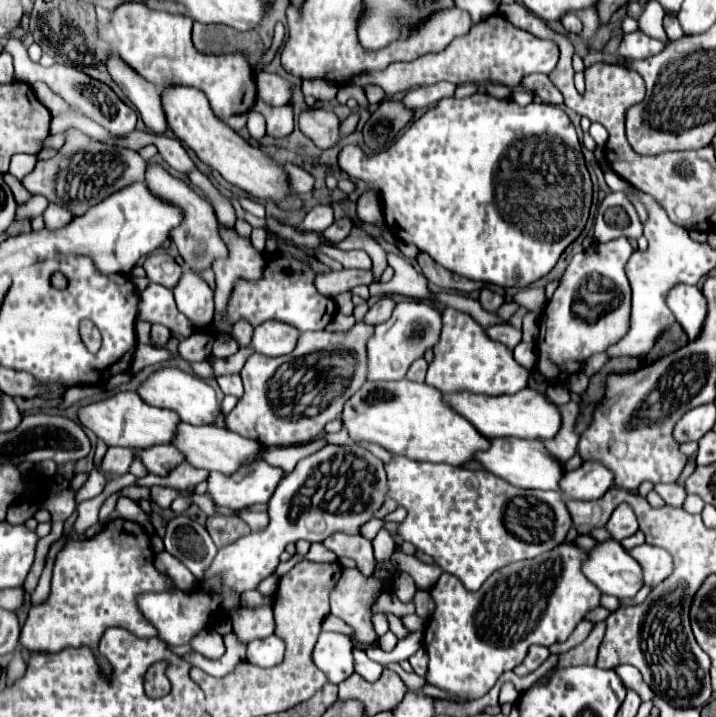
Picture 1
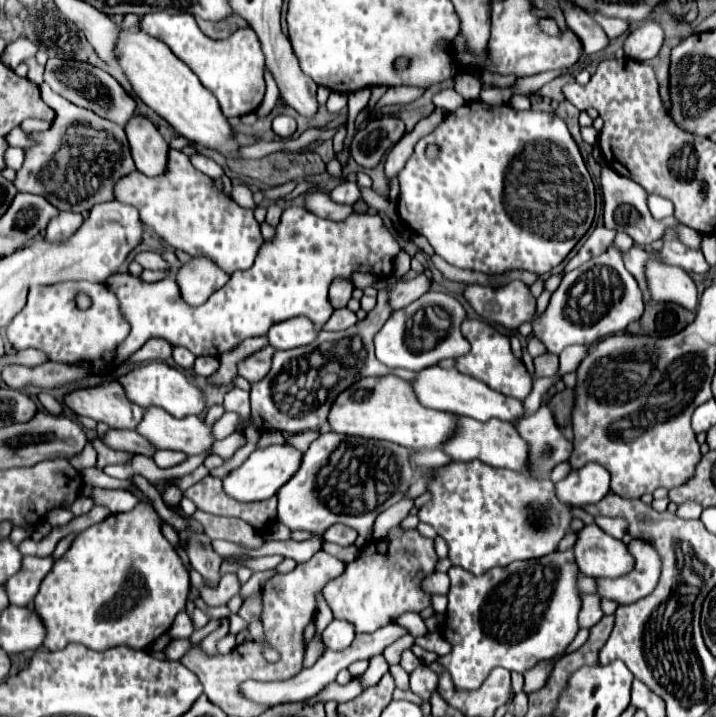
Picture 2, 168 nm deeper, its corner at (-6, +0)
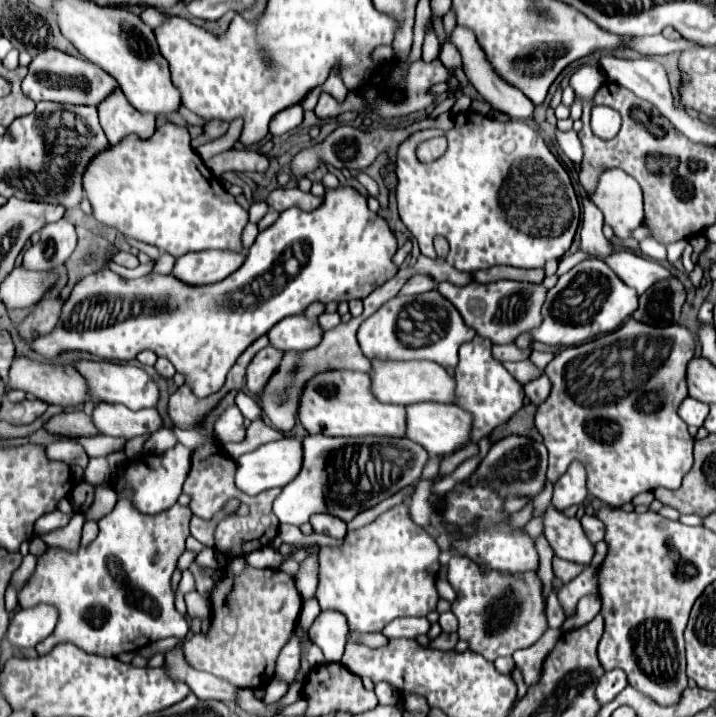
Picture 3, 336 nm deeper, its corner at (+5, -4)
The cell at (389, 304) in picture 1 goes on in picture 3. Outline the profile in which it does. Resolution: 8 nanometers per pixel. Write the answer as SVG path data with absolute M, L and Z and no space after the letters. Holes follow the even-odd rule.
M416 274L416 276L412 276L404 284L404 288L400 290L400 296L406 296L406 294L422 294L422 292L432 290L434 286L436 286L436 282L434 282L432 276L428 276L428 274Z

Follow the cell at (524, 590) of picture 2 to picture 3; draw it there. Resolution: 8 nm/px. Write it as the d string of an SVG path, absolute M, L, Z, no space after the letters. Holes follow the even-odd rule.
M454 556L448 562L448 582L456 590L452 612L460 622L460 640L466 640L470 644L470 650L480 652L492 662L498 656L512 656L516 650L532 646L548 628L542 584L536 572L514 576L490 570L484 576L474 560L468 560L466 556Z

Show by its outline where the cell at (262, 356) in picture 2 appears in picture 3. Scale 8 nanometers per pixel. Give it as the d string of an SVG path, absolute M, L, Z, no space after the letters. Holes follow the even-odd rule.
M266 346L264 350L260 350L254 360L248 366L248 380L246 380L246 388L256 394L260 392L260 388L264 388L264 384L268 384L268 376L272 376L272 372L276 372L276 364L280 364L280 356L284 356L284 352Z

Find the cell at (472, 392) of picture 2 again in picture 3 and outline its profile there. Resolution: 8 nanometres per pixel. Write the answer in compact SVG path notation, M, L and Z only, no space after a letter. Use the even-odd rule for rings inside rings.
M370 360L372 372L368 372L372 380L372 394L380 402L388 404L414 404L422 400L432 400L432 402L442 402L442 404L454 404L454 378L448 376L448 372L432 364L428 360Z

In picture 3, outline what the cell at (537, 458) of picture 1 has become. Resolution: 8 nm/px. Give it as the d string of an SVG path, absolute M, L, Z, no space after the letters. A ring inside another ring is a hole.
M420 402L420 404L408 404L406 414L408 414L408 436L406 438L410 438L412 442L422 444L428 450L430 456L434 456L434 454L452 454L462 444L466 444L470 440L472 418L470 418L468 412L464 412L458 406Z

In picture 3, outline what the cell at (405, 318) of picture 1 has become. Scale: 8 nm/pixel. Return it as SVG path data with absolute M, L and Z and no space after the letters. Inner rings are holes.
M438 290L418 296L394 296L374 316L370 316L358 330L358 342L366 358L382 360L414 360L426 358L442 368L458 364L460 344L472 340L476 332L468 328L460 312ZM426 318L426 320L420 320Z

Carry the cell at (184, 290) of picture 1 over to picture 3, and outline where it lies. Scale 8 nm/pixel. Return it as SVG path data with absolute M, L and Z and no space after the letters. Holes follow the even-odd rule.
M220 250L190 252L178 258L172 274L188 284L212 284L236 272L244 264L244 260L246 260L244 250L242 252L220 252Z

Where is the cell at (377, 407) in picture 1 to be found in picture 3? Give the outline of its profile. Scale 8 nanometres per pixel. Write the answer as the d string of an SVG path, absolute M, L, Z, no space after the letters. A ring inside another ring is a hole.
M320 372L308 380L304 396L300 396L298 422L308 430L308 434L324 436L404 436L406 434L406 410L396 404L384 404L376 400L370 392L370 380L364 372Z

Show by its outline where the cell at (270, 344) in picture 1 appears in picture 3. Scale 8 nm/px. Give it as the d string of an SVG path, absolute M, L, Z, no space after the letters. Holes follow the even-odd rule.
M288 316L268 332L270 344L284 352L304 352L314 348L322 340L322 328L318 322L300 316Z

